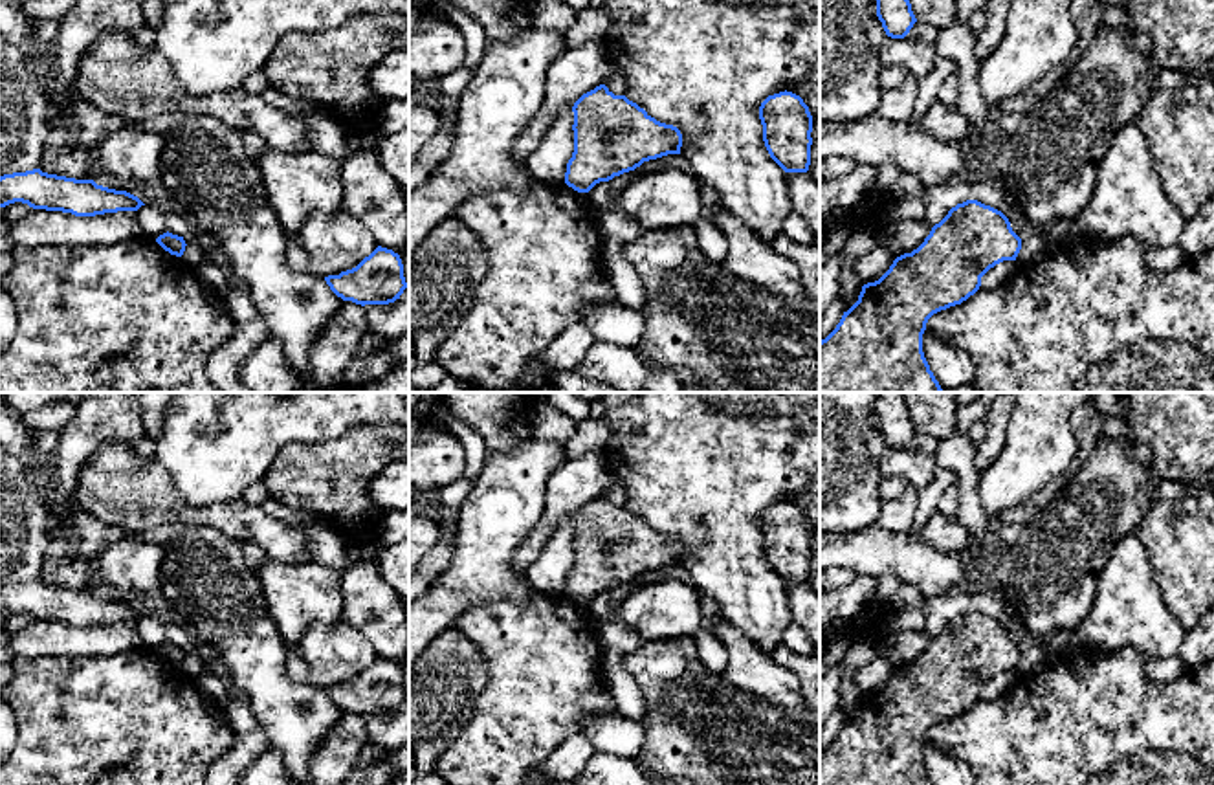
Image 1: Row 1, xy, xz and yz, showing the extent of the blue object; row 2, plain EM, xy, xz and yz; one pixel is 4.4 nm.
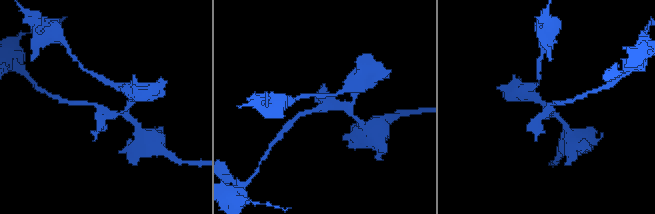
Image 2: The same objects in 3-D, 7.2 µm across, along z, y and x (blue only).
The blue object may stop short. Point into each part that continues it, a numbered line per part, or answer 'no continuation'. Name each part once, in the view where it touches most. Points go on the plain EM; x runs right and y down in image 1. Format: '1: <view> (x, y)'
no continuation

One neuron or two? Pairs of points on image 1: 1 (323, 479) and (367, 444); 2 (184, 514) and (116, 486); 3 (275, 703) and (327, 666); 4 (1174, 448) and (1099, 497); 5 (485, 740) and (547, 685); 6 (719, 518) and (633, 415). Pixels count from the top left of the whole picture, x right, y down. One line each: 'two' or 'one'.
1: one
2: one
3: two
4: one
5: one
6: one

